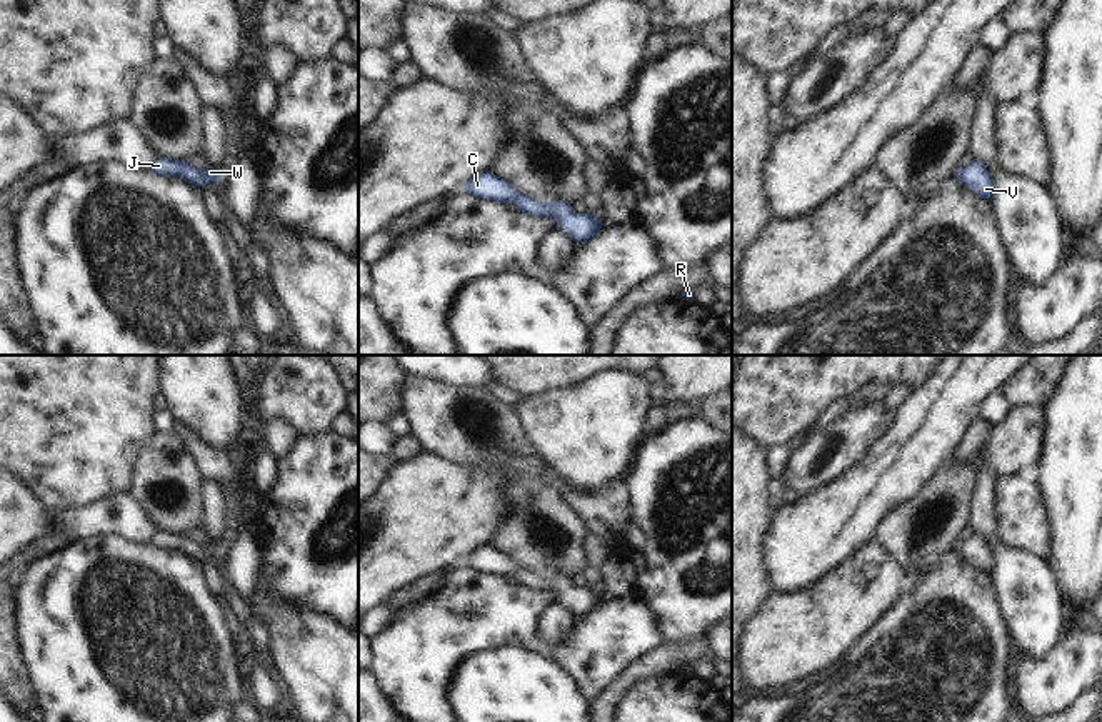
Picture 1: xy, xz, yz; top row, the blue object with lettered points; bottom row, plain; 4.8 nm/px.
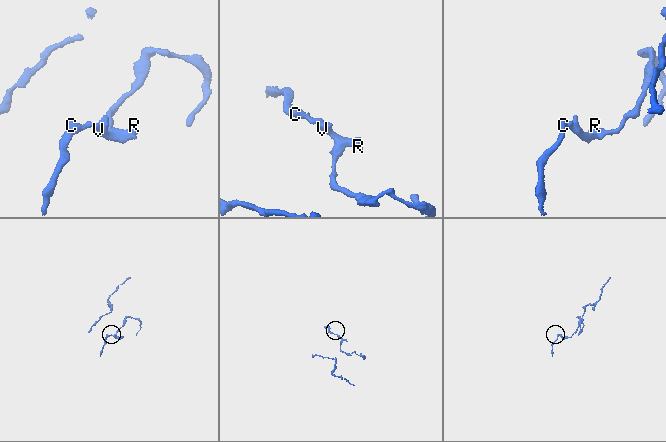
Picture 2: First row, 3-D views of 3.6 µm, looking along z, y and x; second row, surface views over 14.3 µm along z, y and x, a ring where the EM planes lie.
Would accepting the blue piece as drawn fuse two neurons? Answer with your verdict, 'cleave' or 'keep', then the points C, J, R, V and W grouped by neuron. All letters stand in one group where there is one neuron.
keep; groups C J R V W

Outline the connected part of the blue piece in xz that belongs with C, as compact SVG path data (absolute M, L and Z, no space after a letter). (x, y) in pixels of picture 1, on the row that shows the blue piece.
M482 170L470 177L463 190L472 197L492 200L498 203L510 202L518 212L550 218L555 228L564 232L575 243L592 238L600 228L602 222L592 213L574 213L572 205L562 200L538 202L517 192L507 180L493 175L490 170Z

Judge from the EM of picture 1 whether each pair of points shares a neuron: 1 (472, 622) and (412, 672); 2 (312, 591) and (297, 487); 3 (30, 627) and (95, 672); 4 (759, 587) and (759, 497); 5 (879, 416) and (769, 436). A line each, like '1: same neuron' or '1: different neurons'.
1: same neuron
2: same neuron
3: same neuron
4: same neuron
5: different neurons

